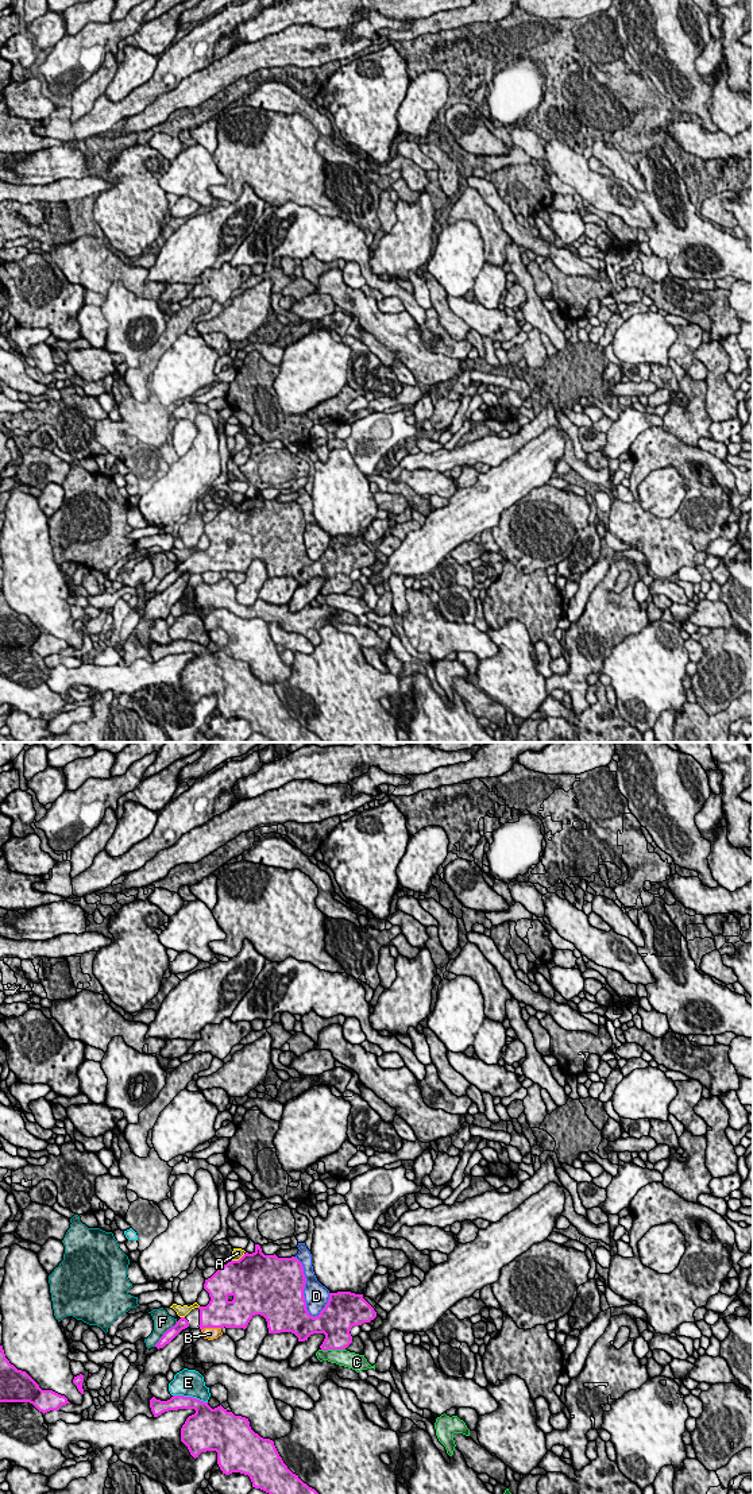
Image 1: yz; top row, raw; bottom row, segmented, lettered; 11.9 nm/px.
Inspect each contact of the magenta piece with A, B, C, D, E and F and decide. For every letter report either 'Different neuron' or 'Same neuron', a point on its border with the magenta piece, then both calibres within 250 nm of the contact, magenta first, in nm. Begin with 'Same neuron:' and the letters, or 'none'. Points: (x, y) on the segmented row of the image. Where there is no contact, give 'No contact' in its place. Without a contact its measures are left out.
Same neuron: none
A: Different neuron. Touches magenta at yz (239, 1259). Thickness 500 nm (magenta) against 130 nm
B: Different neuron. Touches magenta at yz (211, 1327). Thickness 340 nm (magenta) against 140 nm
C: Different neuron. Touches magenta at yz (333, 1348). Thickness 320 nm (magenta) against 190 nm
D: Different neuron. Touches magenta at yz (304, 1288). Thickness 500 nm (magenta) against 280 nm
E: Different neuron. Touches magenta at yz (190, 1397). Thickness 220 nm (magenta) against 320 nm
F: Different neuron. Touches magenta at yz (163, 1334). Thickness 140 nm (magenta) against 220 nm

